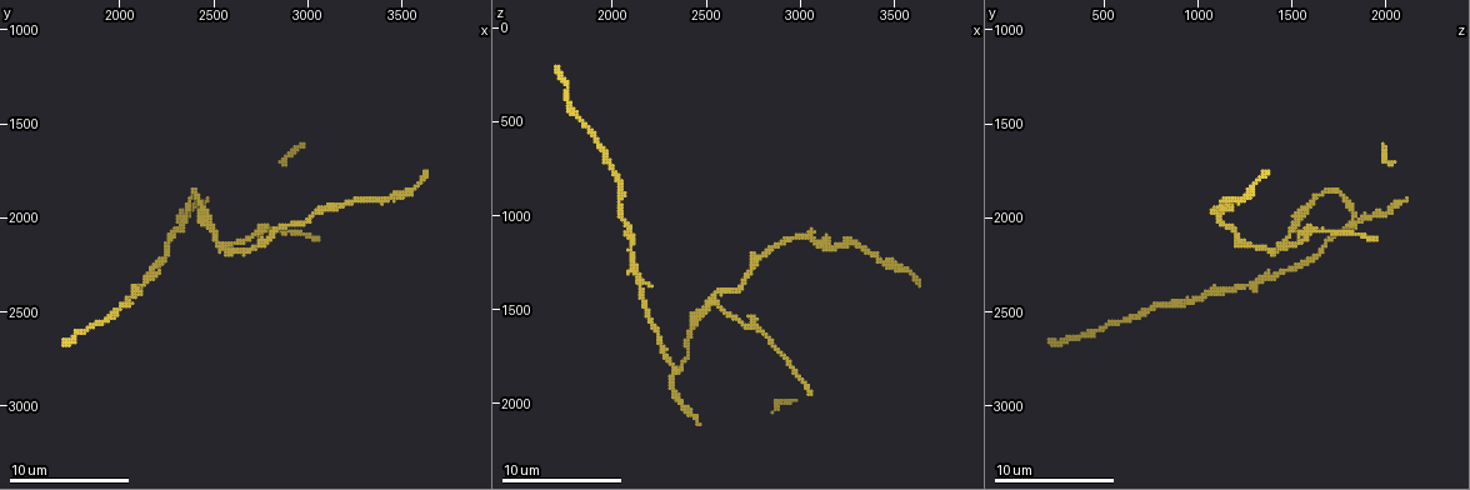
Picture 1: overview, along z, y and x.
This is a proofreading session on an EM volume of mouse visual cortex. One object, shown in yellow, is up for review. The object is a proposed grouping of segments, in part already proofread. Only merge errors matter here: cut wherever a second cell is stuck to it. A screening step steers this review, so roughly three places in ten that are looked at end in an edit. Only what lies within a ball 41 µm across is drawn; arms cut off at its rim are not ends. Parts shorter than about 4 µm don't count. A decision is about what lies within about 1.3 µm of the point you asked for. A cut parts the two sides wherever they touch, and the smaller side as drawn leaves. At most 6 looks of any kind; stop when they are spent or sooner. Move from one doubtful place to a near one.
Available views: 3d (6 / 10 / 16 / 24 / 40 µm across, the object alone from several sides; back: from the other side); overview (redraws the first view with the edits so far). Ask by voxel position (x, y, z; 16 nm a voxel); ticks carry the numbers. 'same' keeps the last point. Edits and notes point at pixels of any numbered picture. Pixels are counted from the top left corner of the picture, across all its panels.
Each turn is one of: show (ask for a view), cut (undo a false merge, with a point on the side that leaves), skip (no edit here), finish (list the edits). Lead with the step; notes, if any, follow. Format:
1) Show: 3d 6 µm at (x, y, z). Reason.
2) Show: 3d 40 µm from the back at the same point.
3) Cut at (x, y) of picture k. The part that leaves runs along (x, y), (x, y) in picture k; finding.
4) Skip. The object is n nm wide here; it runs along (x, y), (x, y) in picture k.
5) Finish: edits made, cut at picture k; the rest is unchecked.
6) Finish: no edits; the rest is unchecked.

Show: 3d 10 µm at (2800, 2060, 1630). Thick turns thin.

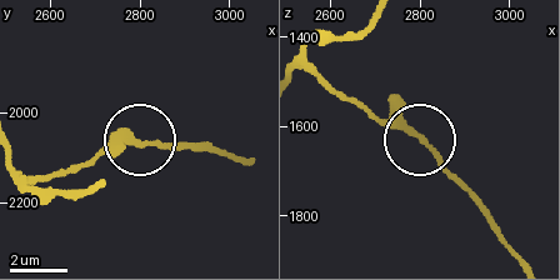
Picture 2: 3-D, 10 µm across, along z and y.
Skip. The object is 210 nm wide here; it runs along (306, 69), (414, 133), (476, 195) in picture 2; continuous, no second cell.

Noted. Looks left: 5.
Show: 3d 16 µm at (2340, 2040, 1830). Three-way junction.

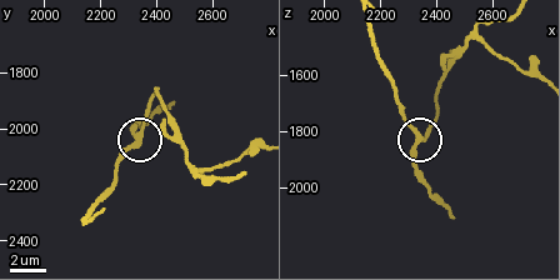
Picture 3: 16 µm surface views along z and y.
Skip. The side arm is 6 µm long; continuous, no second cell.

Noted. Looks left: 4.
Show: 3d 10 µm at (2560, 2150, 1470). Three arms meet.

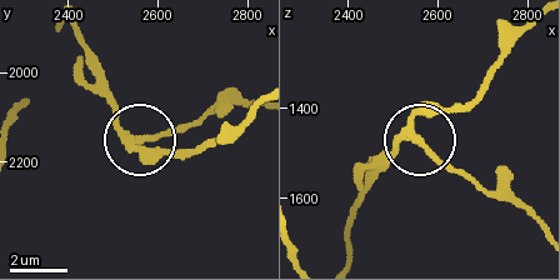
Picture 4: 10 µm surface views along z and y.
Show: 3d 6 µm at (2555, 2150, 1475). Closer look.

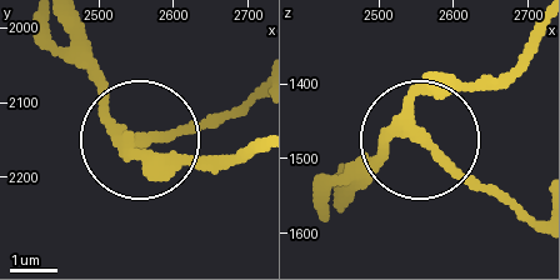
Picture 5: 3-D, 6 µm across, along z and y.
Skip. The side arm is 18 µm long; 3 arms meet here; all the same cell.

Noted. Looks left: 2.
Finish: no edits; the rest is unchecked.

